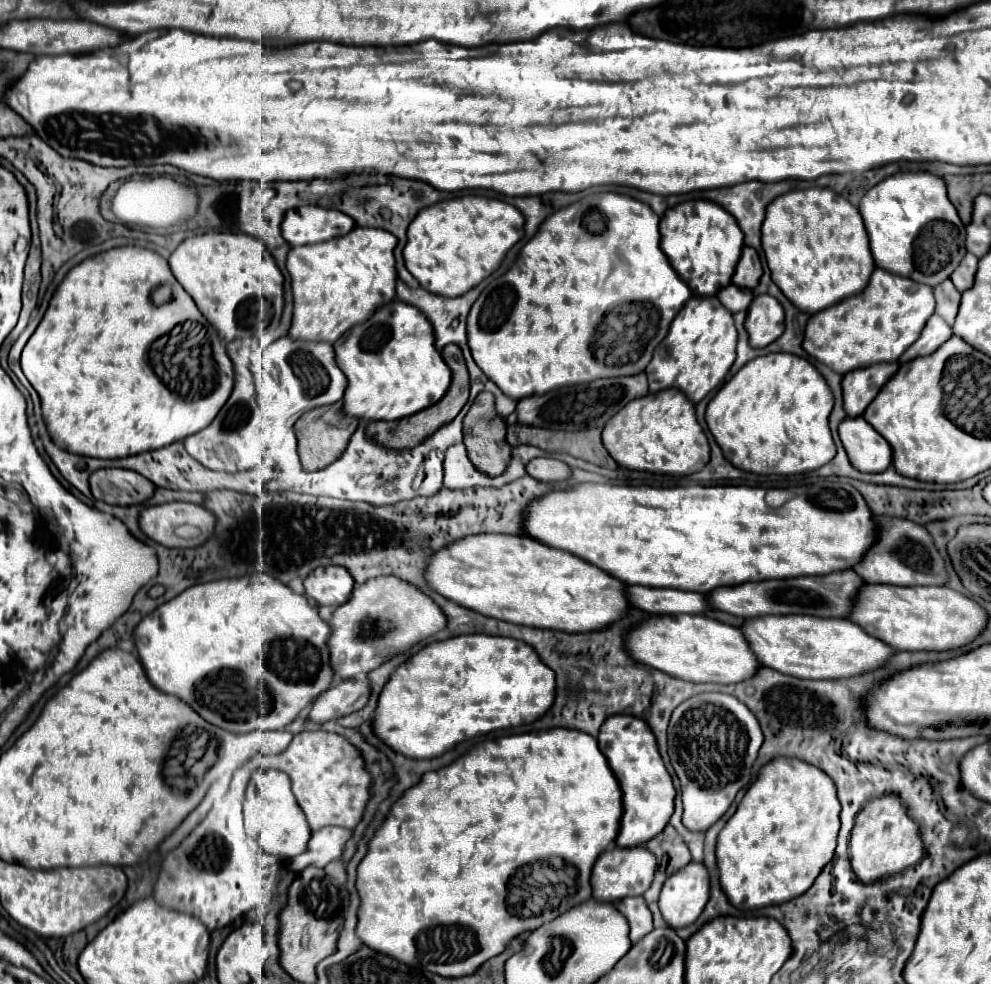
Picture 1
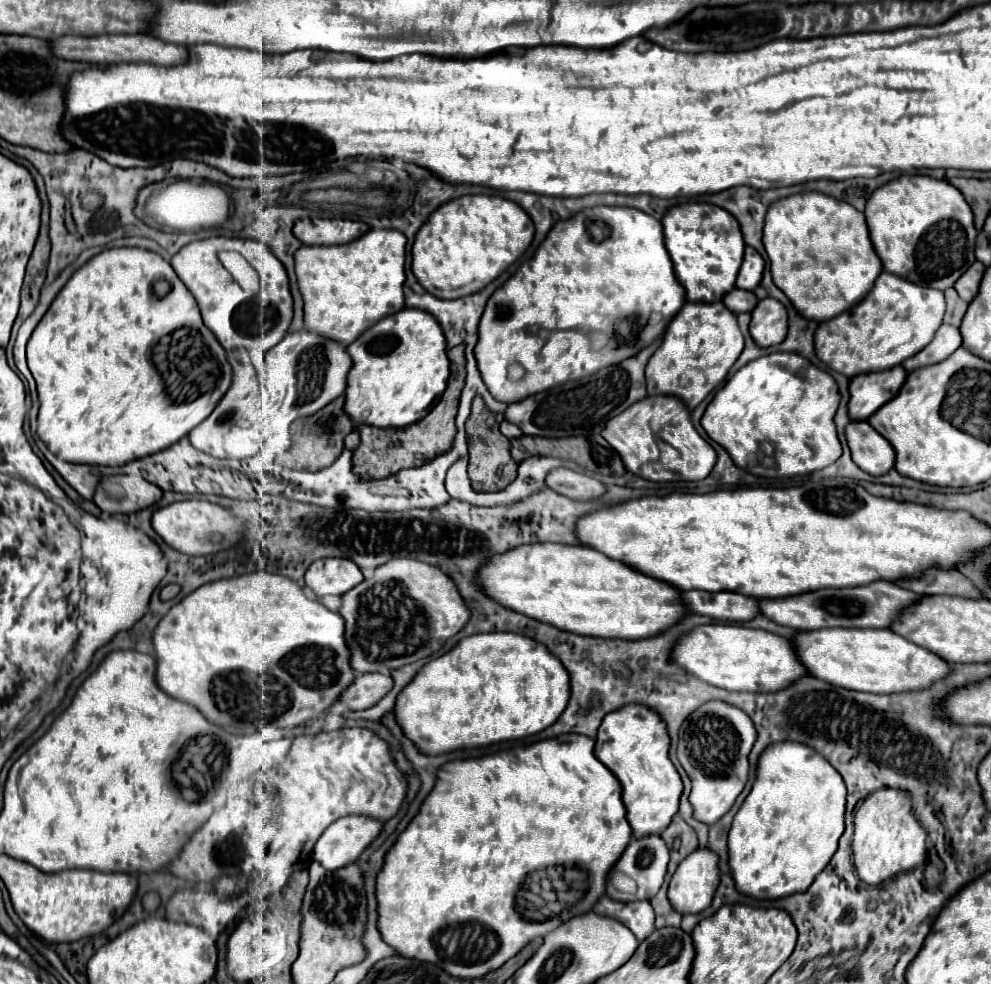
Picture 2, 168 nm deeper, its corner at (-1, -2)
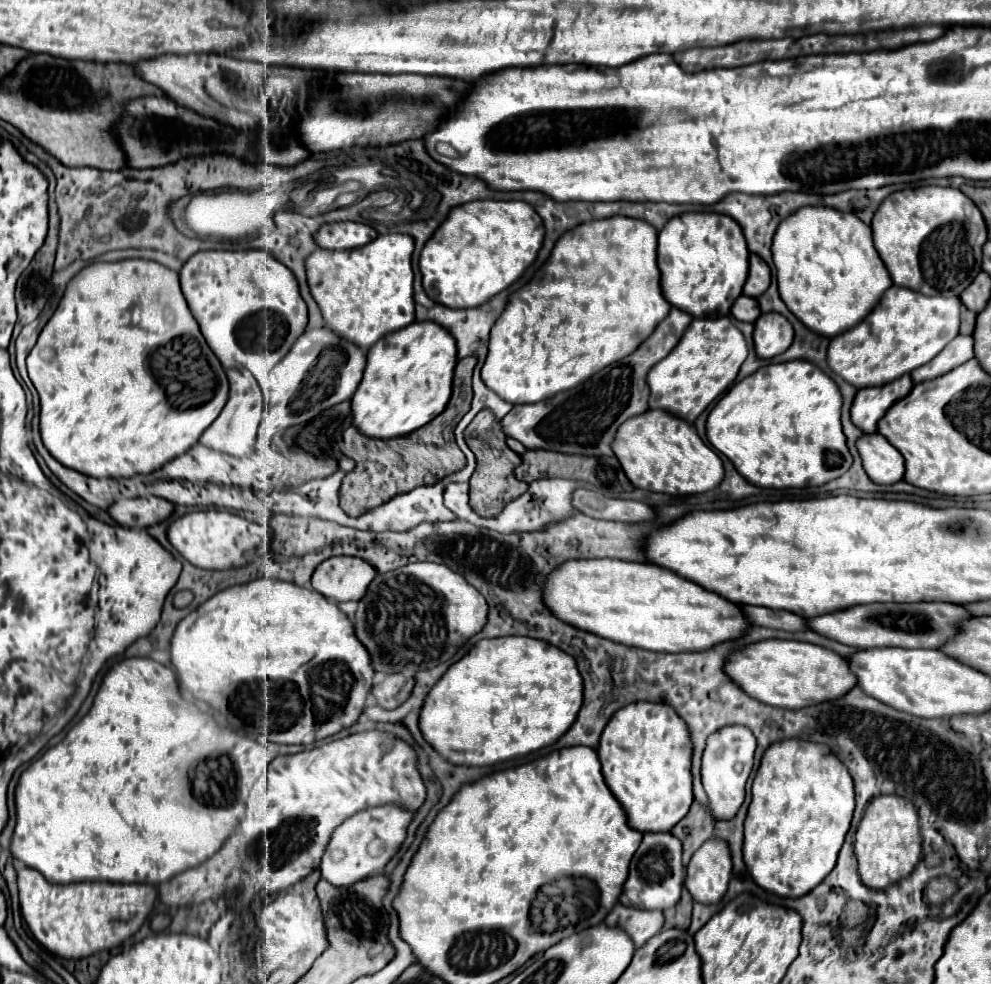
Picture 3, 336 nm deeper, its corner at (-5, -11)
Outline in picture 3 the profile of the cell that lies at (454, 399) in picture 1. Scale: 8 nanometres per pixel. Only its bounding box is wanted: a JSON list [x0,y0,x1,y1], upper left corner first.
[340,356,476,516]

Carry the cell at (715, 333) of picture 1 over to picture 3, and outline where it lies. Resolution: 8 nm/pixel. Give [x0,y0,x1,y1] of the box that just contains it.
[648,316,746,424]

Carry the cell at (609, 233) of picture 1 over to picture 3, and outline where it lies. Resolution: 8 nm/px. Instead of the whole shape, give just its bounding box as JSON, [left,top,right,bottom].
[482,216,670,404]

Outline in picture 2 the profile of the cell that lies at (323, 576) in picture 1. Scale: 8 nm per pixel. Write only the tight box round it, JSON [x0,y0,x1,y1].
[306,559,364,597]

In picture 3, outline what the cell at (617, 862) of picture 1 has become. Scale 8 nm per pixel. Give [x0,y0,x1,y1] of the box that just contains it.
[624,832,684,910]

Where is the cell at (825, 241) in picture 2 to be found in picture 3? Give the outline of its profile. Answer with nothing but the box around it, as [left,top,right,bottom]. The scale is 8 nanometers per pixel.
[772,206,892,338]

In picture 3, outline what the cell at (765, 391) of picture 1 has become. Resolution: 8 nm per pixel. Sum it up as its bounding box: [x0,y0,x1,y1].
[706,360,852,488]

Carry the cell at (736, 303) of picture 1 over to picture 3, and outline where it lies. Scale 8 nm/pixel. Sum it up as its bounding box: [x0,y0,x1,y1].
[732,294,762,322]

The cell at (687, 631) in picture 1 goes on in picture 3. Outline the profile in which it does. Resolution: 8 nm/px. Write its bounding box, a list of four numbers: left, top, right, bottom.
[726,640,858,710]

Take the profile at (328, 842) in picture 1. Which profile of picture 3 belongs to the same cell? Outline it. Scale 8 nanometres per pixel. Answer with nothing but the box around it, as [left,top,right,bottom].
[320,804,414,886]

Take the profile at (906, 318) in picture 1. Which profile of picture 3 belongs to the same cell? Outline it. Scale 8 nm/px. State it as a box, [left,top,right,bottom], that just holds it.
[828,286,958,388]

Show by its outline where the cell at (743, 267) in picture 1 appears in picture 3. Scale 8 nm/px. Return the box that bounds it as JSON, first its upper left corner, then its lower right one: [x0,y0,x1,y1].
[744,254,770,298]

